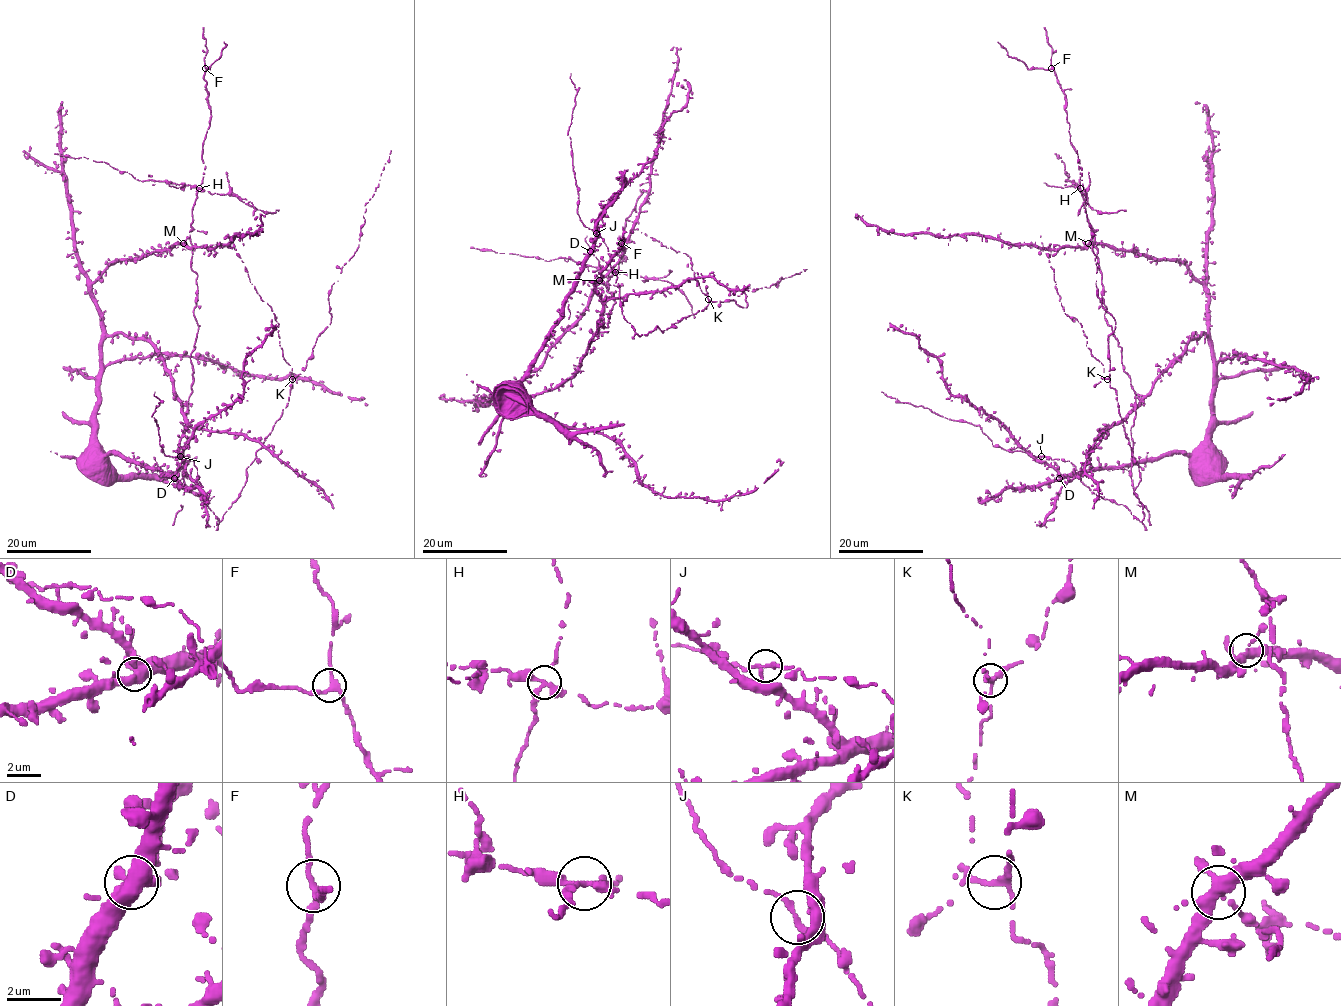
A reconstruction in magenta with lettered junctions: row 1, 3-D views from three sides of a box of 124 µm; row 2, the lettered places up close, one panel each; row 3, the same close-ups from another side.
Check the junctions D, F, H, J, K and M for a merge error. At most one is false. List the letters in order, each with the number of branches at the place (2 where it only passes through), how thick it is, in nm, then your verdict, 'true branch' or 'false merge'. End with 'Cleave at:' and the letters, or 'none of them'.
D: 4 | 440 nm | true branch
F: 3 | 260 nm | true branch
H: 4 | 280 nm | false merge
J: 3 | 240 nm | true branch
K: 3 | 220 nm | true branch
M: 4 | 360 nm | true branch
Cleave at: H

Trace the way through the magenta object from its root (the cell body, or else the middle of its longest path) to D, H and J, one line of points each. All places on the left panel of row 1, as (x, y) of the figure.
D: (94, 467), (110, 472), (104, 457), (109, 453), (117, 453), (174, 478)
H: (94, 467), (92, 414), (101, 318), (92, 283), (114, 261), (142, 259), (182, 244), (191, 229), (199, 188)
J: (94, 467), (110, 472), (104, 457), (109, 453), (117, 453), (146, 468), (172, 475), (182, 462), (180, 456)

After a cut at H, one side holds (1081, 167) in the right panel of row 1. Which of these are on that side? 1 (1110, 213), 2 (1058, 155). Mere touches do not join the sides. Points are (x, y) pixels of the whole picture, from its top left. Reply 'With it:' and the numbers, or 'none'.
With it: none

